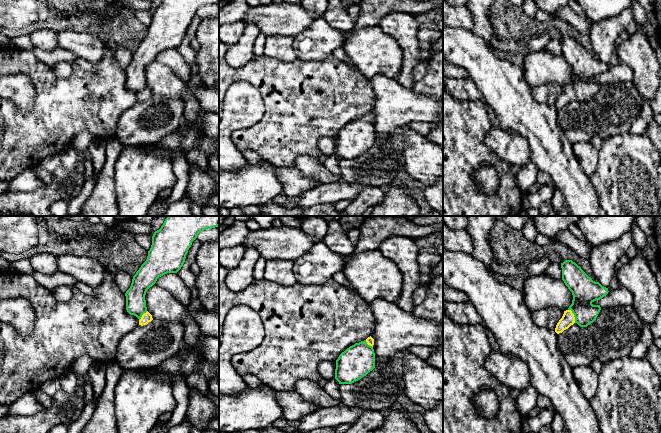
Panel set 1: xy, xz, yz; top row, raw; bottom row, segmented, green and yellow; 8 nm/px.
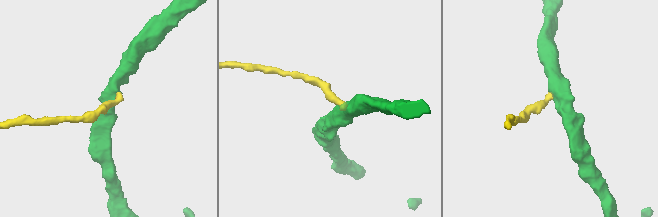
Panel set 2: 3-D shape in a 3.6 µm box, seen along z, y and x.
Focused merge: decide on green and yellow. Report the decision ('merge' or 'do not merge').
merge

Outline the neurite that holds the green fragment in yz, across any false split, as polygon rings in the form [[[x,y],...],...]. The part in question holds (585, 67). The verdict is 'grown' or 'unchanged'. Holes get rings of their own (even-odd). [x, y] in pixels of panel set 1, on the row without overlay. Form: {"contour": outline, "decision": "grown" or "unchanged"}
{"contour": [[[565,36],[561,39],[562,56],[572,68],[573,76],[569,84],[564,87],[562,94],[556,101],[555,108],[562,109],[574,99],[580,103],[587,103],[593,99],[600,86],[600,81],[593,81],[608,70],[608,64],[595,58],[589,53],[580,42],[572,36]]], "decision": "grown"}

